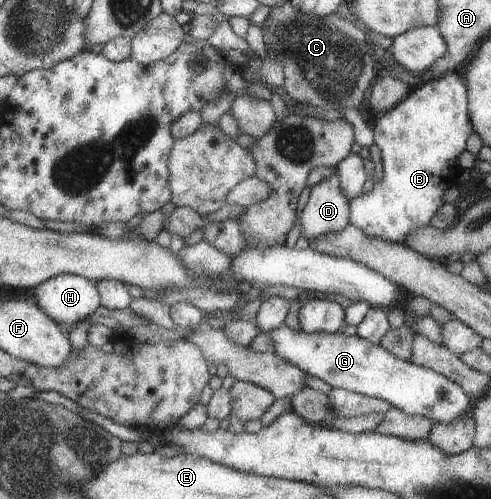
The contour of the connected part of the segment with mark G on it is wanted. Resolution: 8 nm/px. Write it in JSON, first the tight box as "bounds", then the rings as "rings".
{"bounds":[268,325,471,424],"rings":[[[286,325],[268,332],[275,342],[274,352],[287,360],[290,364],[297,366],[300,370],[326,382],[332,388],[343,388],[350,392],[355,392],[367,397],[377,398],[386,401],[393,407],[400,408],[401,411],[416,416],[425,416],[434,423],[450,424],[468,415],[471,397],[461,387],[448,377],[411,363],[410,360],[402,360],[394,356],[392,352],[385,351],[380,344],[372,344],[369,340],[364,340],[359,336],[346,336],[342,332],[337,333],[304,333],[293,331]]]}

